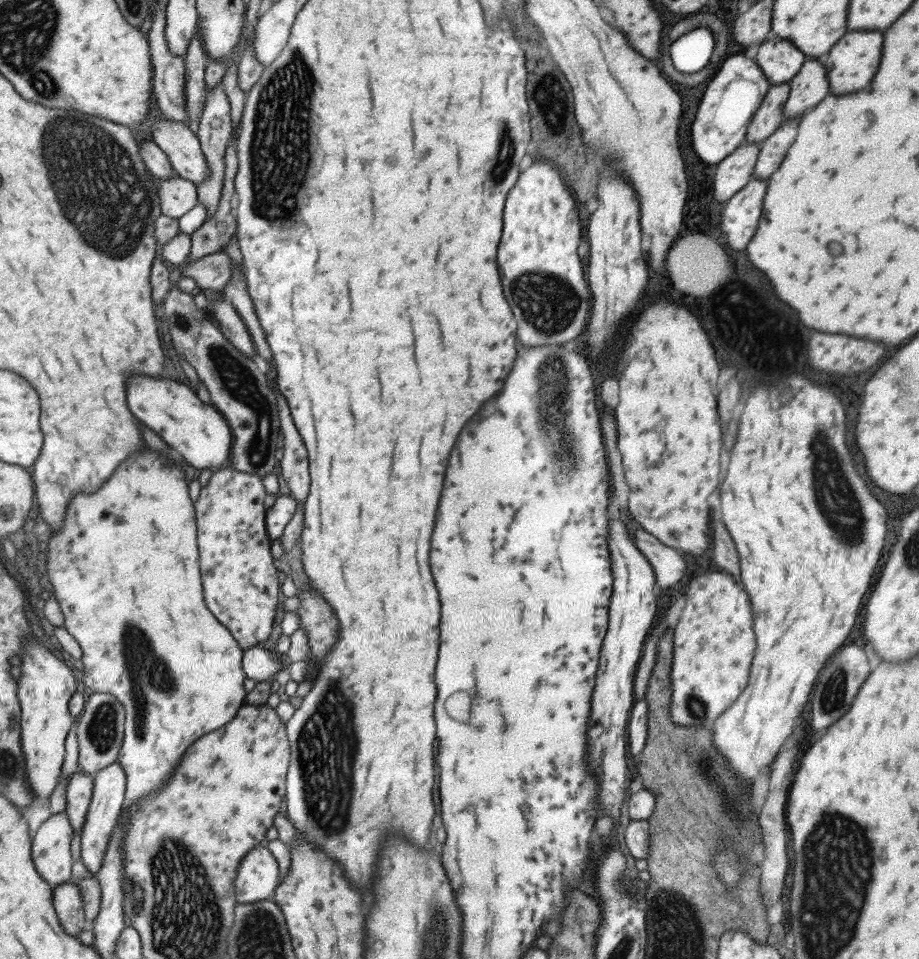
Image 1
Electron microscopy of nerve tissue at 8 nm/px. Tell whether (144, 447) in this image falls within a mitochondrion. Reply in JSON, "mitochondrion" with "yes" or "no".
{"mitochondrion":"no"}

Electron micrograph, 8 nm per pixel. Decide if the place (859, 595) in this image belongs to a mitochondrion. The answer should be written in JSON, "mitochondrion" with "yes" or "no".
{"mitochondrion":"no"}

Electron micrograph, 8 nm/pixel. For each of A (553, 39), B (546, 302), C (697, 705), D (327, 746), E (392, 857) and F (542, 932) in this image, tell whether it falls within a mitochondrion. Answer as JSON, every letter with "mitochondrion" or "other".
{"A":"other","B":"mitochondrion","C":"mitochondrion","D":"mitochondrion","E":"other","F":"other"}

